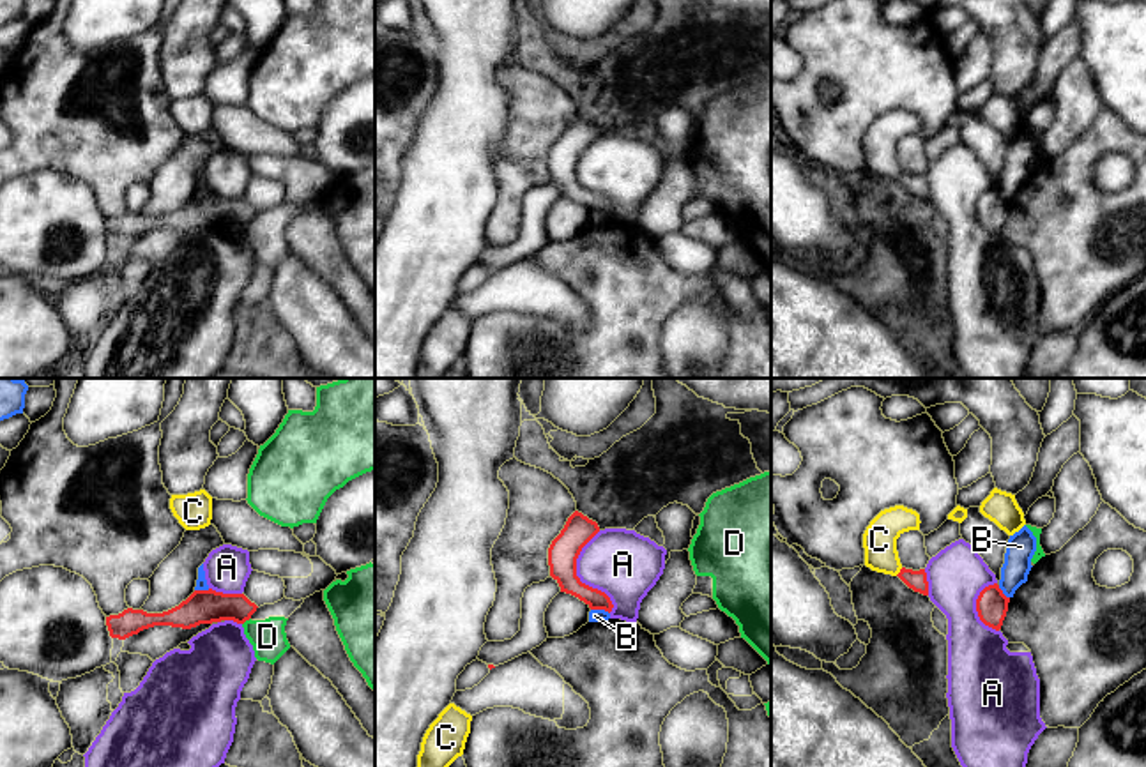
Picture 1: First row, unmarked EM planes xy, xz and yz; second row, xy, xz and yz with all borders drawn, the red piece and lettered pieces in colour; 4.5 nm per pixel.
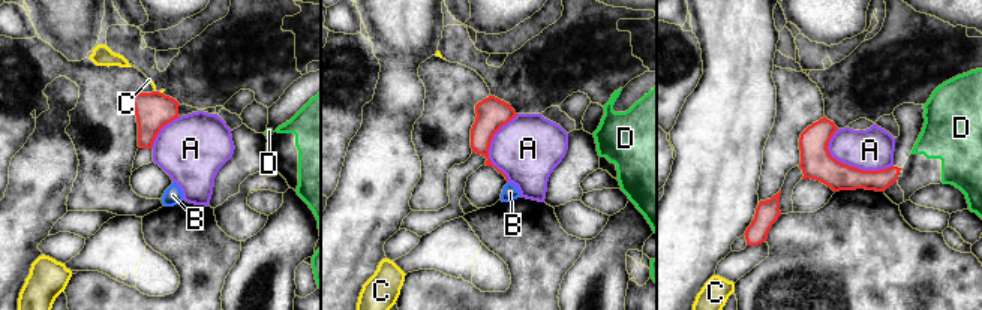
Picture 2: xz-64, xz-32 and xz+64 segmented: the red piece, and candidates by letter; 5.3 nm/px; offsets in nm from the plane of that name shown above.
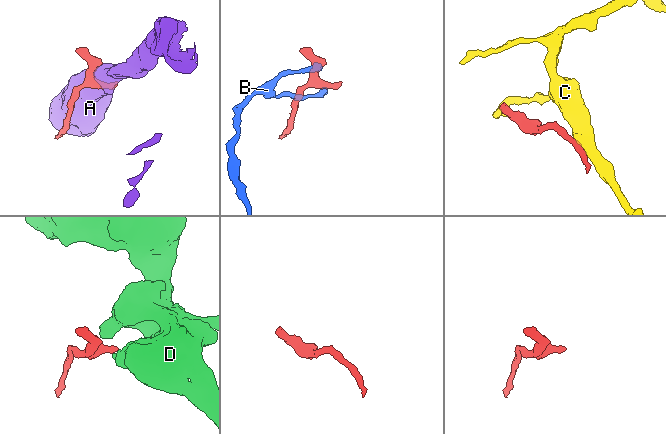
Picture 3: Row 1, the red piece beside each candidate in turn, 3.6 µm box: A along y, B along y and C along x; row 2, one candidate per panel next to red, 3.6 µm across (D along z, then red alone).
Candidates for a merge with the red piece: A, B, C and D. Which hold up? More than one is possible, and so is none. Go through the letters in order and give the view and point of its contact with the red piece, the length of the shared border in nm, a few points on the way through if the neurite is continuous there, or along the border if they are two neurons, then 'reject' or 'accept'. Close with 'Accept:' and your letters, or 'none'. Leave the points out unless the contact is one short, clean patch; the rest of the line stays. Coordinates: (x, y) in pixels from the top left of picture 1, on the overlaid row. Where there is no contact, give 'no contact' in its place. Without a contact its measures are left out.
A: meets red in xz at (577, 577); contact 380 nm long; reject
B: meets red in xz at (600, 608); contact 90 nm long; border along xz (591, 608), (602, 608), (609, 614); reject
C: meets red in yz at (901, 571); contact 50 nm long; border along yz (902, 568), (895, 575); reject
D: meets red in xy at (246, 619); contact 50 nm long; border along xy (250, 617), (243, 624); reject
Accept: none

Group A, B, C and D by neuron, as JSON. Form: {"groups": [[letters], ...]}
{"groups": [["A"], ["B"], ["C"], ["D"]]}

